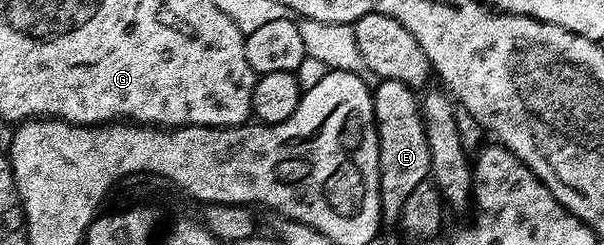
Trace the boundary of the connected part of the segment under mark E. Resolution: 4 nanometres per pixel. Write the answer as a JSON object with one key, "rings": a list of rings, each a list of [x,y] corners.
{"rings":[[[380,80],[371,94],[375,126],[379,129],[379,210],[384,221],[398,221],[403,214],[405,198],[417,190],[431,174],[429,142],[425,138],[423,115],[419,113],[420,97],[405,82]]]}

